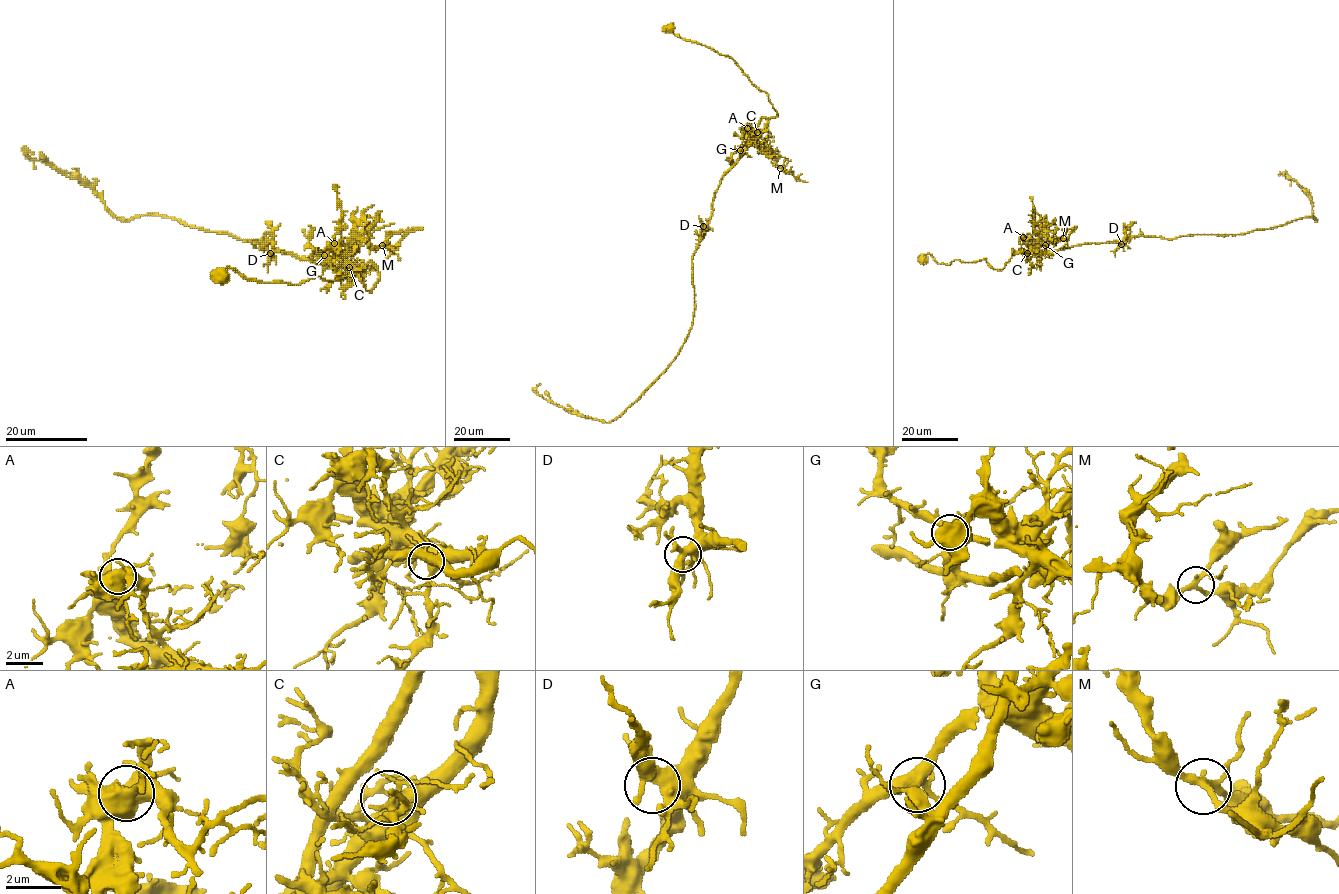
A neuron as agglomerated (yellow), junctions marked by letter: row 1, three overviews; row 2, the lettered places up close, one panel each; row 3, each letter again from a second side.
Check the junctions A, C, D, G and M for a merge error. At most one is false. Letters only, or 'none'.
A

